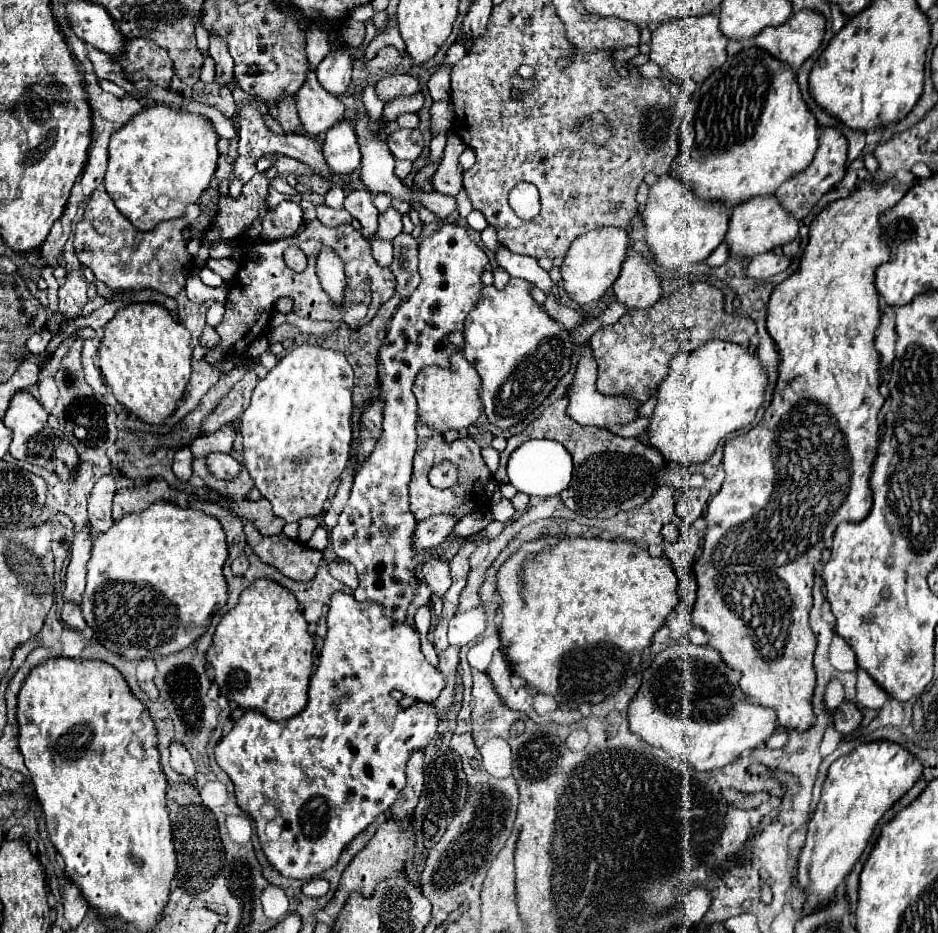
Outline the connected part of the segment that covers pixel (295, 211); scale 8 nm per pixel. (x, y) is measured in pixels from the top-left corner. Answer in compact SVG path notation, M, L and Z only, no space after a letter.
M285 200L277 208L269 210L263 218L263 234L269 240L281 240L293 236L303 224L303 210L299 204Z

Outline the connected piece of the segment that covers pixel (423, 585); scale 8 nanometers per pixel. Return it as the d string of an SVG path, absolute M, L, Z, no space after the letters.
M423 578L417 580L415 596L413 596L413 602L409 604L409 610L407 610L407 622L409 622L409 624L413 624L413 614L415 614L415 610L417 610L419 606L425 606L425 604L429 602L429 598L431 598L431 588L429 588L429 584L427 584Z

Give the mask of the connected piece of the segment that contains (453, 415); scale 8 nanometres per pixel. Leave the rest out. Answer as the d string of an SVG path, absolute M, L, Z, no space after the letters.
M461 352L451 358L451 366L447 370L435 370L435 366L423 368L417 374L413 394L419 402L419 420L437 430L439 434L447 430L469 428L483 412L479 406L479 374L475 374L475 370L465 362Z

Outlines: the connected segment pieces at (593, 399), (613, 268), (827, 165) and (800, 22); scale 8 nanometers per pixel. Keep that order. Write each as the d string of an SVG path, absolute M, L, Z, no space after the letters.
M581 344L579 346L579 366L573 376L573 382L567 388L569 396L569 406L567 406L567 416L573 418L575 422L583 426L605 426L605 424L627 424L637 418L637 402L631 402L629 398L611 398L601 394L595 388L595 362L591 358L589 346Z
M621 228L591 230L583 234L581 238L577 238L567 250L567 256L561 264L563 288L567 290L569 298L581 306L597 302L607 292L607 288L611 288L613 282L619 278L619 270L625 258L627 258L627 232L625 230Z
M823 128L821 136L819 136L819 146L817 146L813 162L809 164L809 168L803 174L797 174L795 178L791 178L791 182L785 182L779 188L779 194L777 194L779 204L793 218L803 220L813 210L813 206L823 198L823 194L827 194L837 182L843 180L843 176L845 176L845 162L847 162L847 140L839 134L839 130Z
M801 10L783 26L763 30L763 34L755 38L755 44L779 62L785 62L797 70L821 46L823 34L823 18L819 18L819 14L811 14L809 10Z

